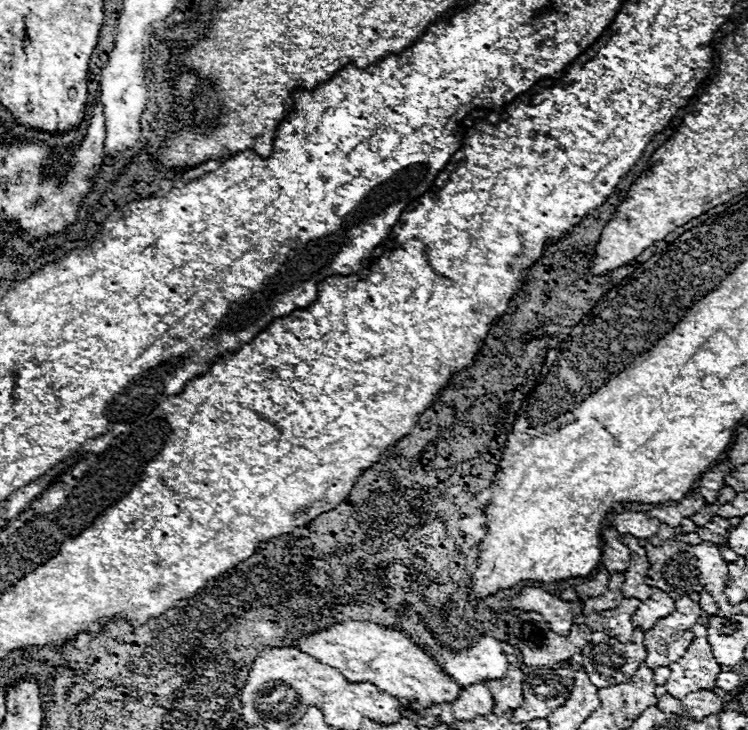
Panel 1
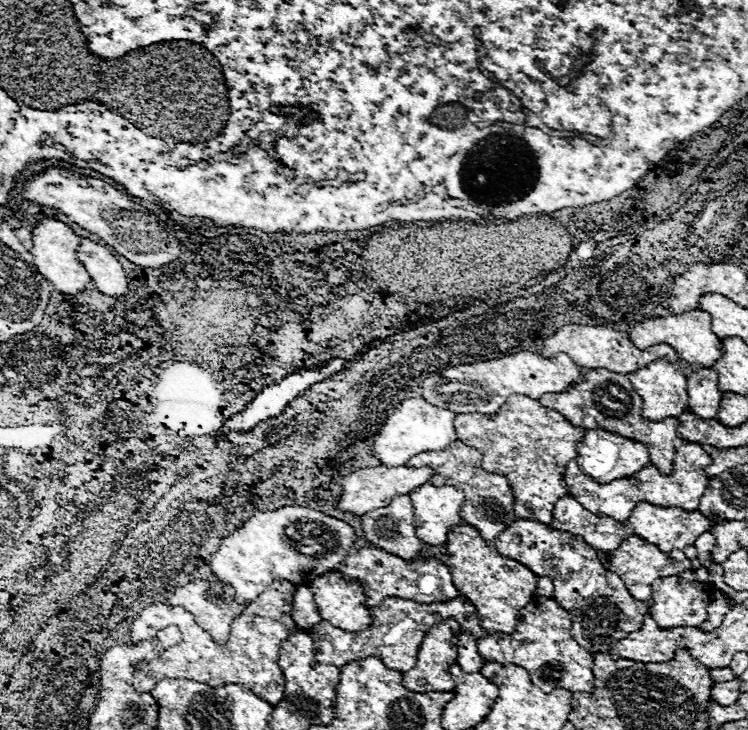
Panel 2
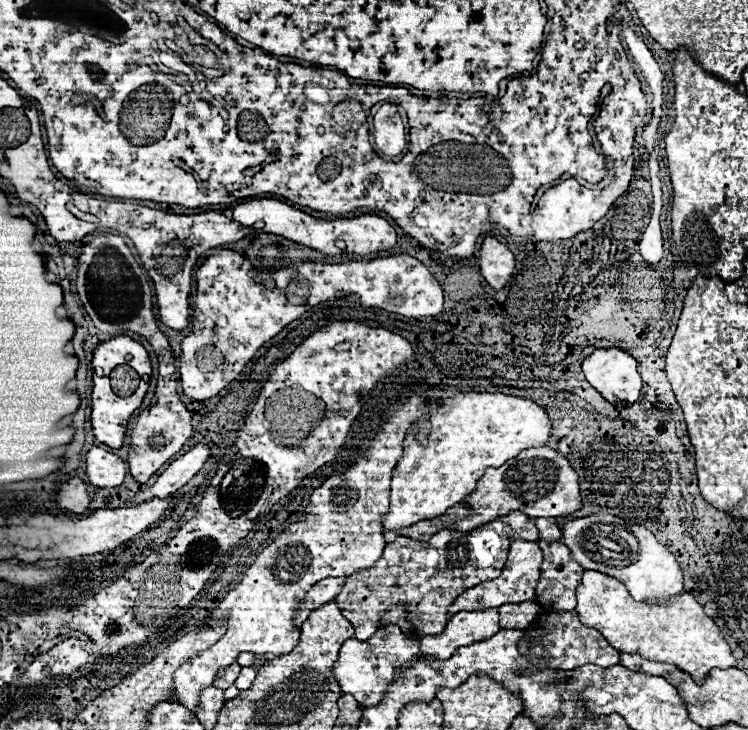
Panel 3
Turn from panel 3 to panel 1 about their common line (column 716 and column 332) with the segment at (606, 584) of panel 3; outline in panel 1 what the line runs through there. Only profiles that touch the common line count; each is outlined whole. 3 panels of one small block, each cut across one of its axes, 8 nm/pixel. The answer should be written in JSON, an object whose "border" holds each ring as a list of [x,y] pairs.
{"border":[[[342,622],[330,626],[324,632],[298,640],[298,648],[312,654],[320,664],[340,670],[350,682],[372,682],[382,692],[412,704],[418,702],[424,708],[454,702],[462,692],[458,682],[448,678],[444,670],[402,632],[380,628],[372,622]]]}

